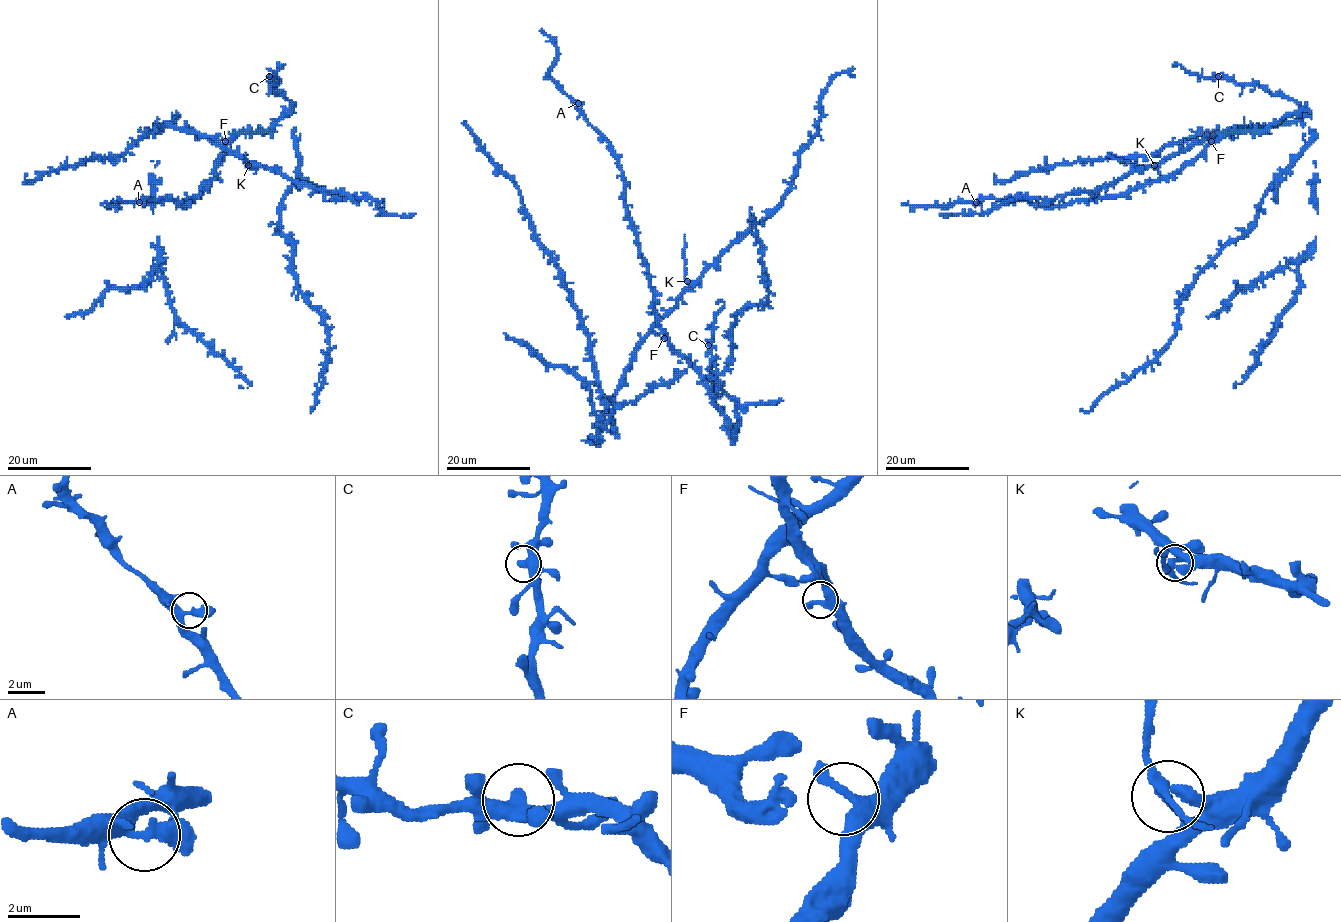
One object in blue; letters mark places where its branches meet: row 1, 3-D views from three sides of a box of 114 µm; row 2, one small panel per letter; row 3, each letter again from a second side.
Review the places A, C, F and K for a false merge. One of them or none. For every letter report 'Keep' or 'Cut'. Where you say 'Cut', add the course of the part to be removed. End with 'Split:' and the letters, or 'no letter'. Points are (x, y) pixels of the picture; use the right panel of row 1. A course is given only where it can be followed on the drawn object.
A: Keep
C: Keep
F: Keep
K: Cut. Course of the part to remove: (1154, 166), (1140, 167), (1107, 155)
Split: K

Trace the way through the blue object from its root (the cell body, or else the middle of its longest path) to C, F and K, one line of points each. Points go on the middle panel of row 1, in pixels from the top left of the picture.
C: (692, 365), (713, 405), (725, 417), (728, 428), (727, 417), (714, 401), (711, 348), (708, 345)
F: (692, 365), (664, 338)
K: (692, 365), (651, 330), (675, 304), (675, 299), (689, 284), (687, 281)

